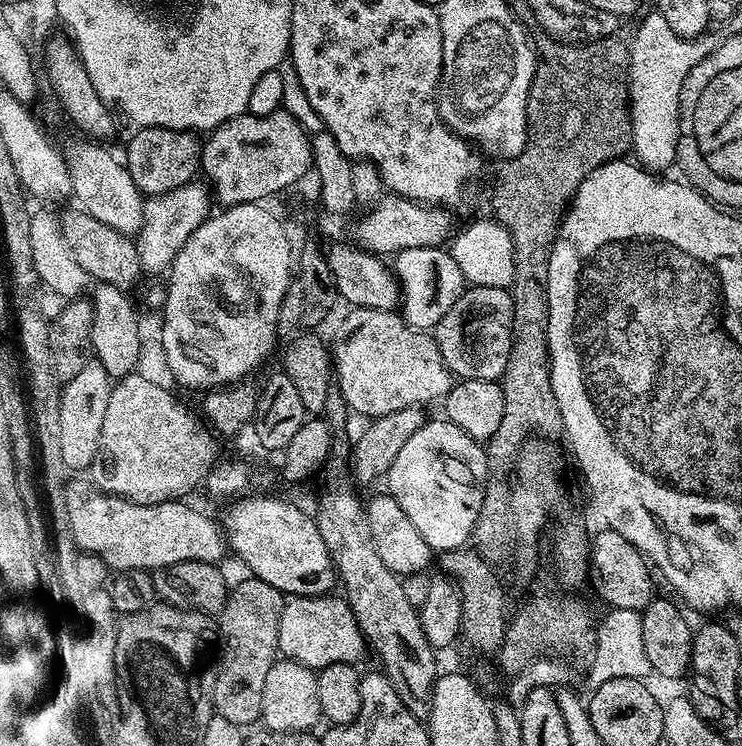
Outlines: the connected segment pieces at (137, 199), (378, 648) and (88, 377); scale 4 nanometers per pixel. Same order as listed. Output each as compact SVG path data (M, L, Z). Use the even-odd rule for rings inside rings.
M86 142L90 144L76 144L72 149L67 149L66 159L68 161L68 173L70 174L70 182L72 183L71 195L73 197L76 196L76 200L80 203L79 207L83 209L83 211L89 212L91 216L94 218L98 218L98 222L106 222L106 226L110 226L114 230L118 230L122 234L126 234L130 237L135 237L141 226L144 224L144 201L145 197L138 190L138 186L134 186L134 178L130 178L130 174L128 173L128 165L127 163L122 162L121 157L120 160L116 156L111 156L110 153L107 152L106 149L103 148L103 143L100 142Z
M340 438L333 439L332 454L328 457L328 463L322 469L324 489L320 492L320 501L316 504L316 512L314 511L318 534L322 534L322 542L326 542L332 550L332 562L336 565L338 580L342 588L344 584L345 593L343 592L343 595L346 597L348 605L352 607L352 612L356 616L356 621L361 632L364 633L371 651L372 648L376 651L376 656L380 659L381 664L379 664L379 667L394 686L394 690L398 690L398 698L402 698L406 710L410 710L410 714L424 718L428 714L432 687L436 685L438 675L438 669L436 669L437 653L422 630L418 608L411 605L409 599L406 598L401 577L382 563L382 558L378 555L376 547L374 547L374 538L370 534L370 522L366 522L362 496L360 500L359 494L356 493L358 491L357 485L350 475L349 456L350 444L340 440Z
M92 358L70 382L61 387L61 409L59 417L62 421L63 459L73 473L91 469L100 455L100 439L102 438L102 422L106 418L106 406L110 402L110 394L114 380L109 376L106 366Z

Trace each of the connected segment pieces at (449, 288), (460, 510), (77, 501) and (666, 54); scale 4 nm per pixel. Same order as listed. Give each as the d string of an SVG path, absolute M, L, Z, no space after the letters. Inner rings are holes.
M447 247L438 248L404 248L401 252L395 253L394 271L396 280L400 283L400 294L402 297L402 315L407 320L411 328L422 328L425 330L435 329L438 322L442 322L442 314L458 302L458 298L464 292L466 281L462 270L458 268L458 263L452 257L451 251Z
M446 418L439 419L429 419L418 430L414 430L414 434L410 434L402 450L398 450L398 458L394 458L386 477L387 491L398 502L398 506L402 506L406 518L410 518L410 523L416 527L418 534L422 534L422 538L426 538L436 554L465 547L469 543L468 539L473 539L484 501L484 487L488 484L484 448Z
M73 483L68 488L67 508L69 510L70 528L76 539L76 545L81 552L89 552L108 563L109 569L116 572L126 570L155 570L174 566L178 562L210 562L221 563L224 552L229 551L226 533L219 523L216 524L208 516L203 516L196 508L191 508L188 502L167 500L161 504L139 504L121 496L113 496L91 483Z
M659 10L649 12L635 27L635 35L628 49L626 92L630 97L631 151L634 153L635 163L639 164L645 172L664 174L667 173L664 171L671 164L673 167L677 163L676 147L680 137L680 91L684 85L686 74L690 74L690 70L694 70L694 66L698 66L698 62L702 62L702 58L714 54L716 47L726 38L725 33L712 31L705 30L702 35L688 40L684 36L674 34L674 30L670 30L670 22L666 22L666 18Z

